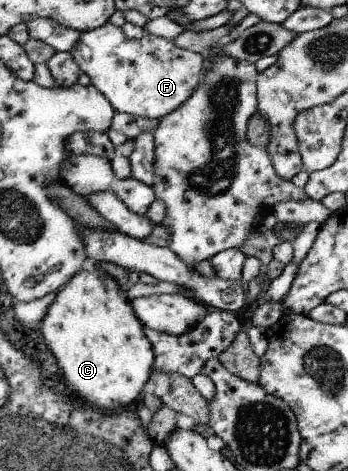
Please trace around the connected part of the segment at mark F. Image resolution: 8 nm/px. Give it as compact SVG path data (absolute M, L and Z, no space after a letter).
M110 22L81 33L71 54L115 112L136 117L160 120L180 107L203 79L205 57L201 53L179 48L174 42L148 33L139 40L128 39L122 28Z

